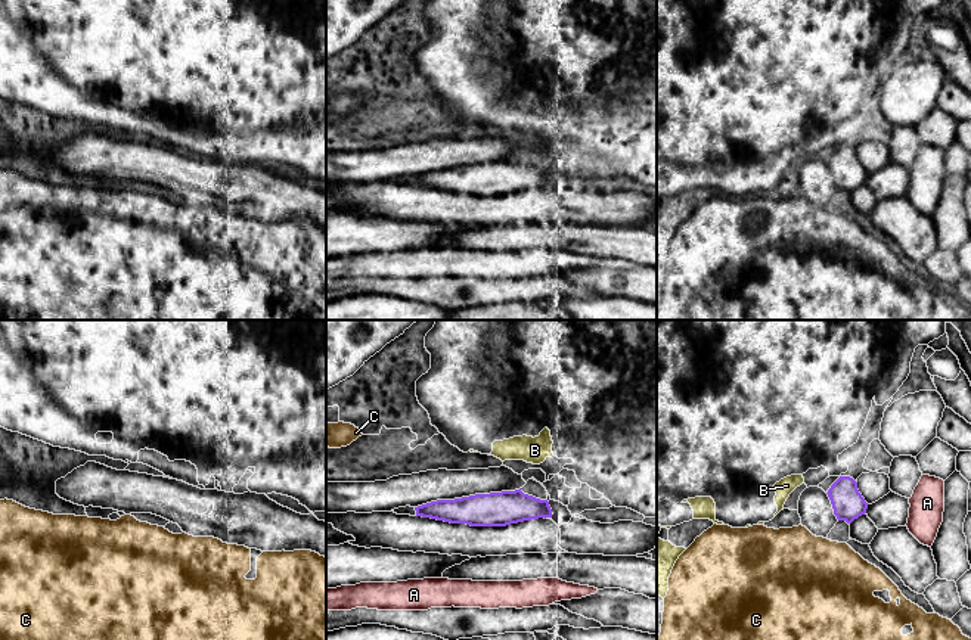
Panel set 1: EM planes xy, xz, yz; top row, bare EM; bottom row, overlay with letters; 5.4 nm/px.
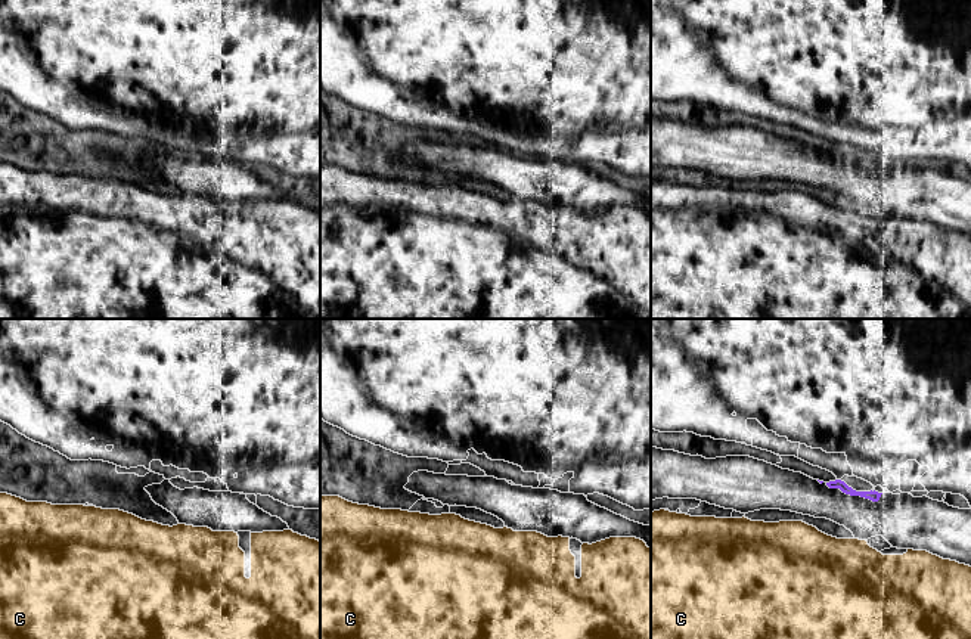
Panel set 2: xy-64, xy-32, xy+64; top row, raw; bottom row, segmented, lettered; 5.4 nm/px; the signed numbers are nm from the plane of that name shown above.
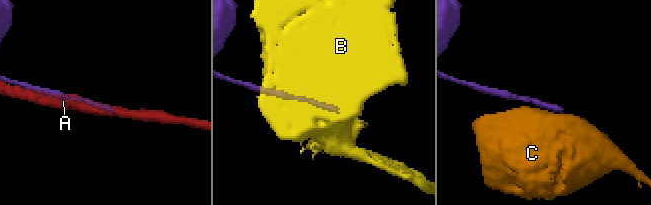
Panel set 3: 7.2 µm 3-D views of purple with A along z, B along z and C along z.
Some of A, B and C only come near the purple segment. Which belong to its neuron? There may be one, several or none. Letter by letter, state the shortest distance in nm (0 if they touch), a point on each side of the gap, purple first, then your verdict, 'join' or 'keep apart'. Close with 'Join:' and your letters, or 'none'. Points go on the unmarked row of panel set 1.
A: 240 nm apart; from purple across yz (866, 177), (908, 188); keep apart
B: 140 nm apart; from purple across yz (827, 162), (803, 151); keep apart
C: 110 nm apart; from purple across yz (847, 192), (846, 213); keep apart
Join: none

